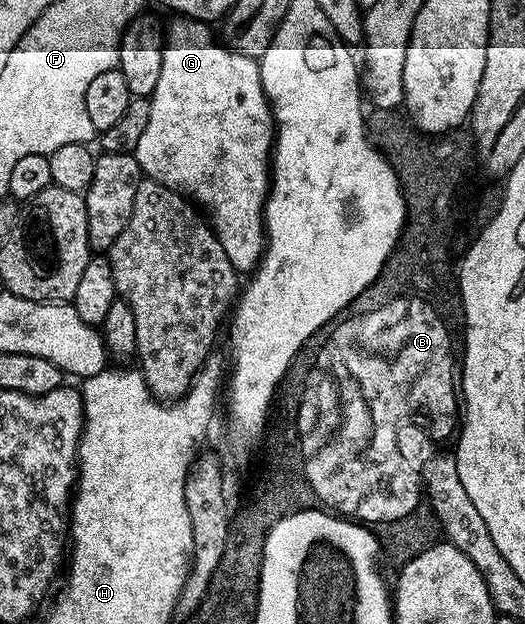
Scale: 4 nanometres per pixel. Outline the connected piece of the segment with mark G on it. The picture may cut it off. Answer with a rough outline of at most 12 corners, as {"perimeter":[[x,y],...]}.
{"perimeter":[[165,30],[132,155],[211,213],[232,267],[266,251],[276,122],[255,58]]}

